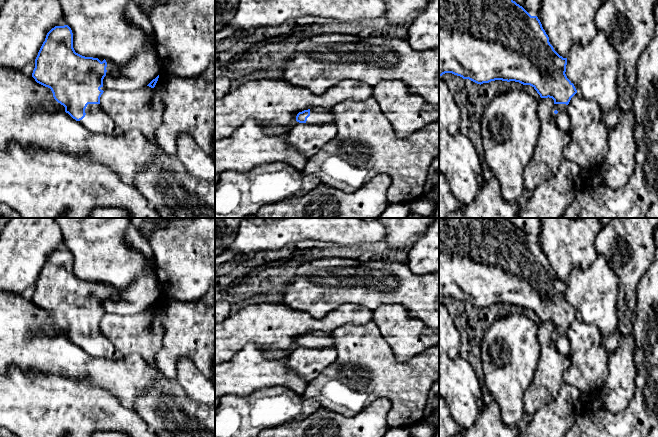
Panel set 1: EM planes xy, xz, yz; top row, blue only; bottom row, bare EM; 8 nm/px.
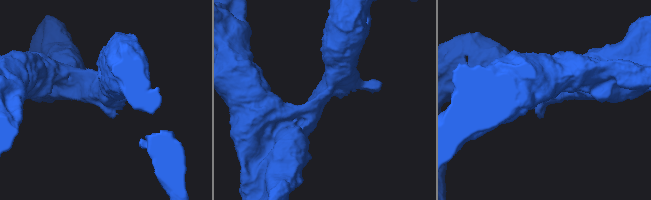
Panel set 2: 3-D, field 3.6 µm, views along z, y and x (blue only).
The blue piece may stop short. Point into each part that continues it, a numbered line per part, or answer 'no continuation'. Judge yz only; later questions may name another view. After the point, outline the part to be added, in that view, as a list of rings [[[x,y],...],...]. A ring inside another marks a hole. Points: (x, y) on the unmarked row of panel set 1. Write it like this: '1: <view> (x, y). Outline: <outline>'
1: yz (562, 344). Outline: [[[555,328],[552,335],[552,341],[560,353],[570,357],[570,342],[567,339],[566,328]]]

